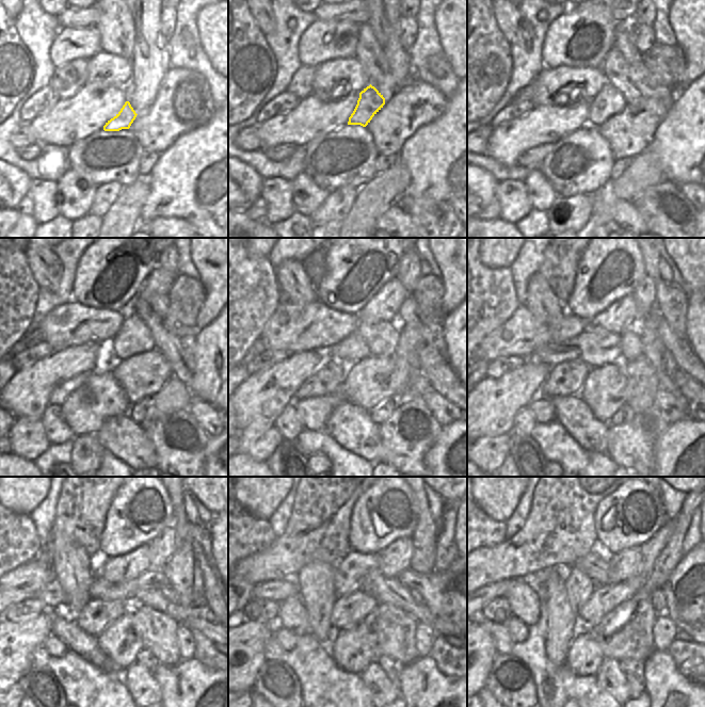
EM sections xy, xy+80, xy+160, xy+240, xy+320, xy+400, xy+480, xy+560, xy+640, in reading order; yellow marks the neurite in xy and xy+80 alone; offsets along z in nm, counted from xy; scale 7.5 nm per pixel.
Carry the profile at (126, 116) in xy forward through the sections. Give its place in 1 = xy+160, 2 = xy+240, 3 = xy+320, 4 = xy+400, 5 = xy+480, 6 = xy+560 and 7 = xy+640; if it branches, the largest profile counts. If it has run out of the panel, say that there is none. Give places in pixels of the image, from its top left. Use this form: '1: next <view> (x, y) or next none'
1: next xy+160 (609, 101)
2: next xy+240 (133, 337)
3: next xy+320 (382, 338)
4: next xy+400 (631, 349)
5: next xy+480 (166, 590)
6: next xy+560 (417, 597)
7: next xy+640 (658, 600)

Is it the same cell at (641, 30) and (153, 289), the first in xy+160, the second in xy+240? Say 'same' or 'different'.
same

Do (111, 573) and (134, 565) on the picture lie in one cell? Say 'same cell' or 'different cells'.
same cell

